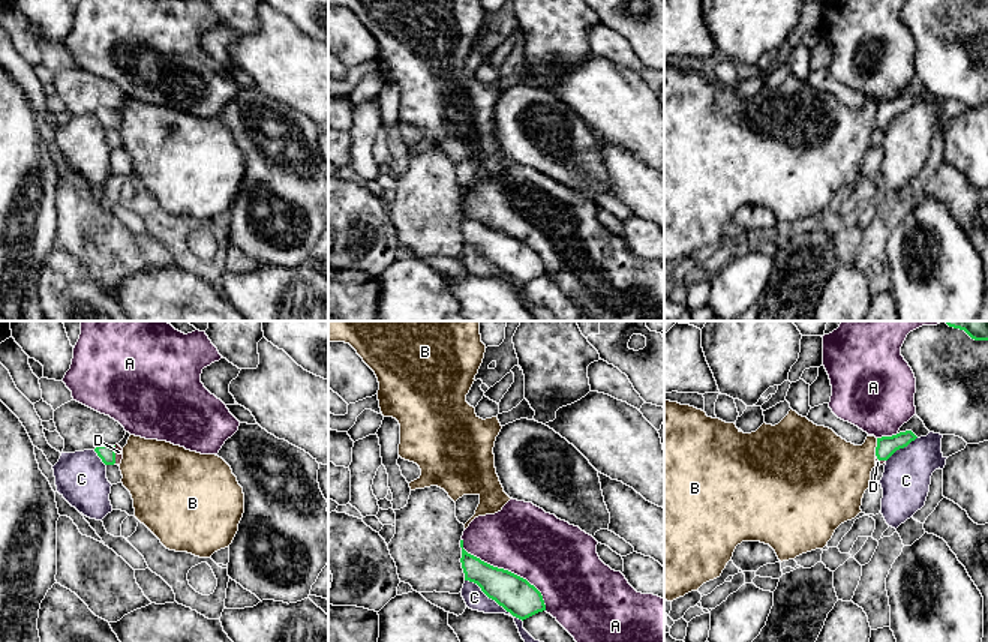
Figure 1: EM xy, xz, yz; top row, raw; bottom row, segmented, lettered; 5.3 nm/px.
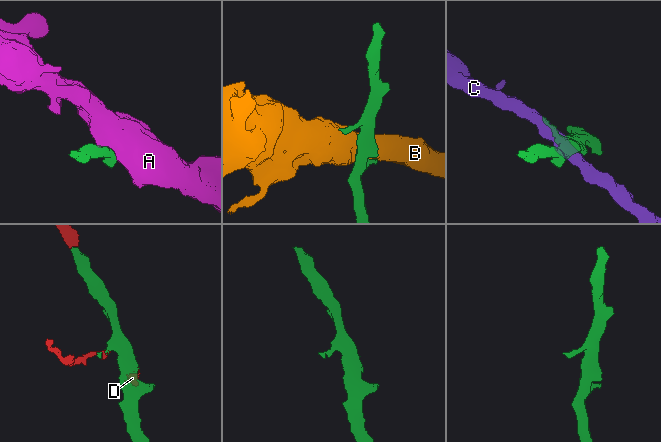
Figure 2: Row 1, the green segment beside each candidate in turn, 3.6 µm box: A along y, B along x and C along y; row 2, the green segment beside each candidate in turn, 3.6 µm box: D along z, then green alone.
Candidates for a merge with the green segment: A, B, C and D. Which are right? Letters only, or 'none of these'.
D

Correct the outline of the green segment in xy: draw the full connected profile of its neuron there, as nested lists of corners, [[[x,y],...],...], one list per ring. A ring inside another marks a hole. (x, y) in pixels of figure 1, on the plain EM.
[[[99,108],[94,116],[97,120],[102,123],[105,129],[118,129],[121,128],[123,123],[123,112],[115,108],[115,110],[108,110],[108,108]]]

